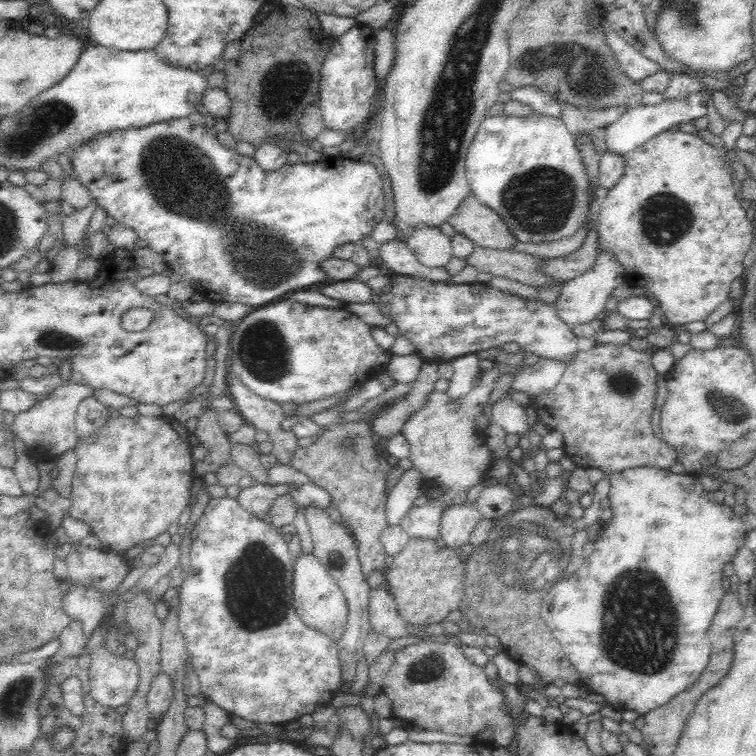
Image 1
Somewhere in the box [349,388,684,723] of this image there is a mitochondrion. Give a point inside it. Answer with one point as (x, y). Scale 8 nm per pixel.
(639, 636)

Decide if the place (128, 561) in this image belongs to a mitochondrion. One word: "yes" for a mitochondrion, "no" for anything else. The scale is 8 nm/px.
no

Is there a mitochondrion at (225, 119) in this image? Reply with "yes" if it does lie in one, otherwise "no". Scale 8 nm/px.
no

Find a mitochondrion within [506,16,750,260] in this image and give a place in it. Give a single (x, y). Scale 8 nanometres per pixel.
(662, 227)

